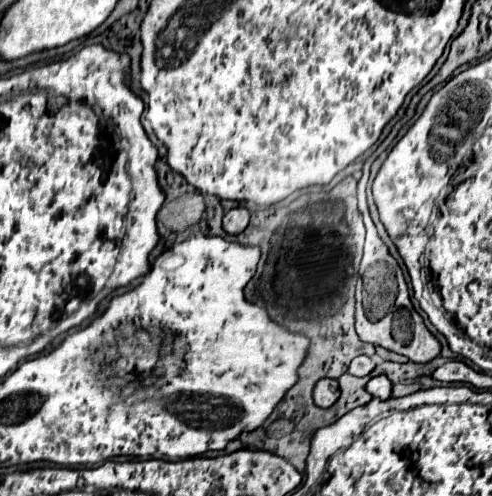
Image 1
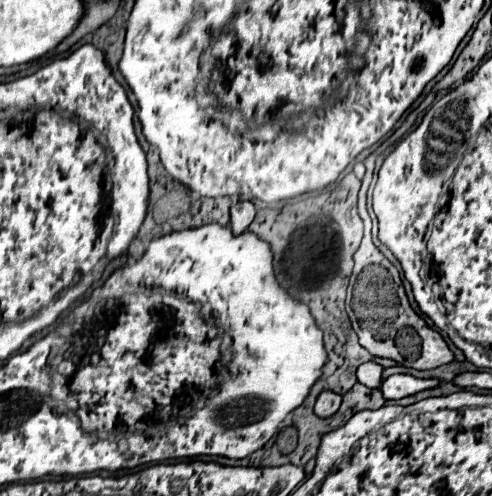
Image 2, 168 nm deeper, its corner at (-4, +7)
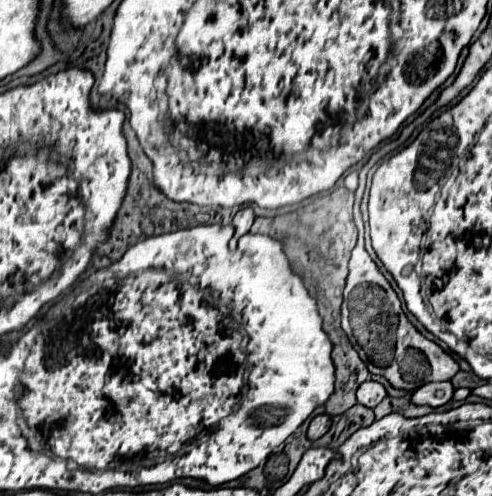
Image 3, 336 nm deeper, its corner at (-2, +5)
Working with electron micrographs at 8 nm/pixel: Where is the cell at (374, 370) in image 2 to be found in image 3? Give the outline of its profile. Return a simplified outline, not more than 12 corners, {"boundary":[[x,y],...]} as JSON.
{"boundary":[[366,380],[358,388],[358,404],[376,408],[384,386]]}

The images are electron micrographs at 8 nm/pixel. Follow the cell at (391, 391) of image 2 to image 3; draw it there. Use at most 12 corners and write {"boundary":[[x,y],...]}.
{"boundary":[[450,382],[426,384],[412,394],[414,404],[440,408],[454,396]]}

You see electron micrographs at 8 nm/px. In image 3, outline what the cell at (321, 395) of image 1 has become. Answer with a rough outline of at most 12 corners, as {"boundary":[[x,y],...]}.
{"boundary":[[320,414],[310,422],[306,436],[314,442],[328,432],[330,416]]}

